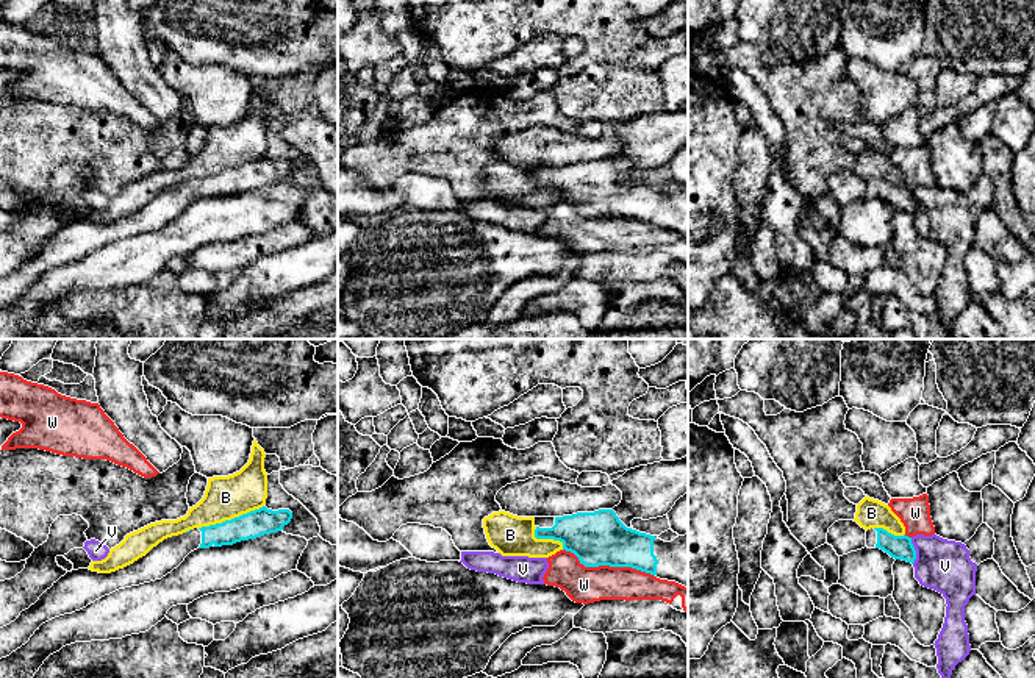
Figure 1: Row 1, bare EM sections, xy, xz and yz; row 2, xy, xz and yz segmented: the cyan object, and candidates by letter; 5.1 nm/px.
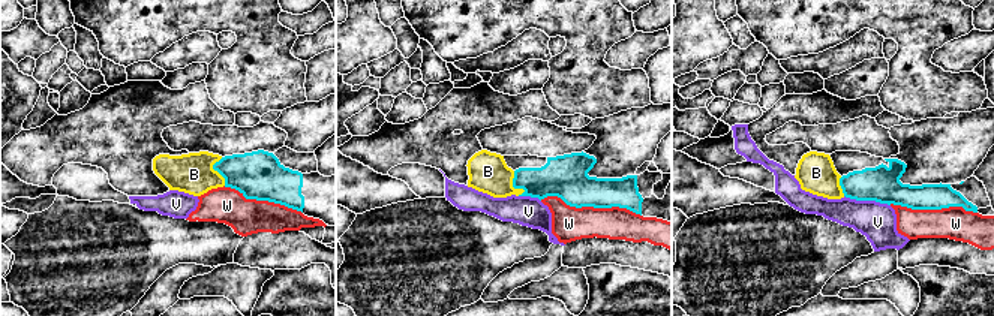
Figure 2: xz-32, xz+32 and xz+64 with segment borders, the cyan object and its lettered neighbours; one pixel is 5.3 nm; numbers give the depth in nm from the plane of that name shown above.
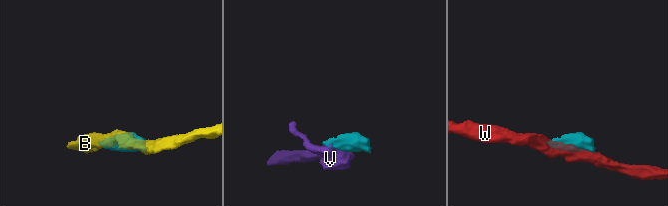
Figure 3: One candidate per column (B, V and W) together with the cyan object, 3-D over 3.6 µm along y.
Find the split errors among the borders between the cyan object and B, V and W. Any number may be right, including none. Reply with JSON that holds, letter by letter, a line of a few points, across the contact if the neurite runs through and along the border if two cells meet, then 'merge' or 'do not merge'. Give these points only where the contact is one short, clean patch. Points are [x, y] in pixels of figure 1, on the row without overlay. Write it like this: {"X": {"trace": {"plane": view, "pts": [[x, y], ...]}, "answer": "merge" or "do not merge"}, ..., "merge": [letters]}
{"B": {"answer": "do not merge"}, "V": {"trace": {"plane": "yz", "pts": [[910, 188], [915, 197], [913, 213]]}, "answer": "do not merge"}, "W": {"answer": "do not merge"}, "merge": []}

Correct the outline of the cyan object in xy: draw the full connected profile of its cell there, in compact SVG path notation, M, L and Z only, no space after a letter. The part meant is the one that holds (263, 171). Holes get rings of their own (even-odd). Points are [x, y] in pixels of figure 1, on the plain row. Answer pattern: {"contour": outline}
{"contour": "M263 156L222 173L167 187L145 206L116 222L98 223L89 219L67 222L14 272L0 278L0 309L25 295L42 273L55 267L80 261L119 239L161 230L197 198L233 195L277 183L291 169L289 159L272 161Z"}

